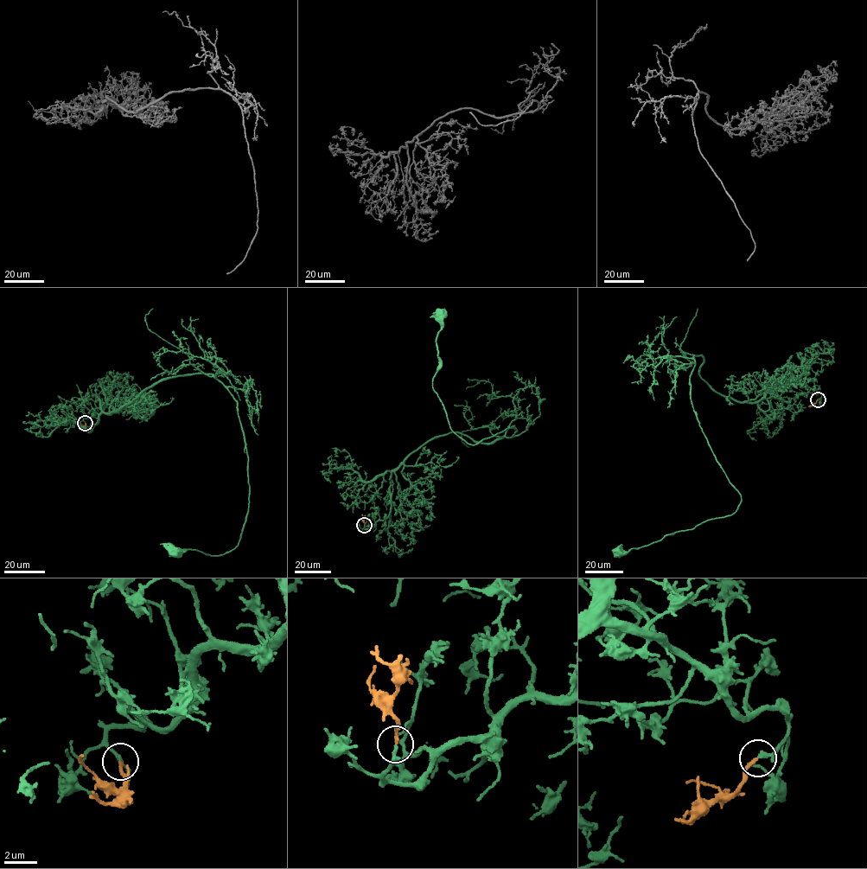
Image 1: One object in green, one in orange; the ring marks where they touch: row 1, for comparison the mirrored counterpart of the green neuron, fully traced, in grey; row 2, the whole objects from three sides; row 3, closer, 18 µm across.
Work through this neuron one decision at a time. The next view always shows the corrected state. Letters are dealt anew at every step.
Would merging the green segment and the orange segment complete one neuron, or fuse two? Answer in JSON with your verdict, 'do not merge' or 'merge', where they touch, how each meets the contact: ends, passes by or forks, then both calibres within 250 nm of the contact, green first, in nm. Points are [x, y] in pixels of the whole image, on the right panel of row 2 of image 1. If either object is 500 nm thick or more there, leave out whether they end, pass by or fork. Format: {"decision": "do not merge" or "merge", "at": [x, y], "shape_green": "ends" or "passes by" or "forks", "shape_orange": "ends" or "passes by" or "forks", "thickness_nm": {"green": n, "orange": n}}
{"decision": "merge", "at": [818, 399], "shape_green": "passes by", "shape_orange": "ends", "thickness_nm": {"green": 160, "orange": 180}}

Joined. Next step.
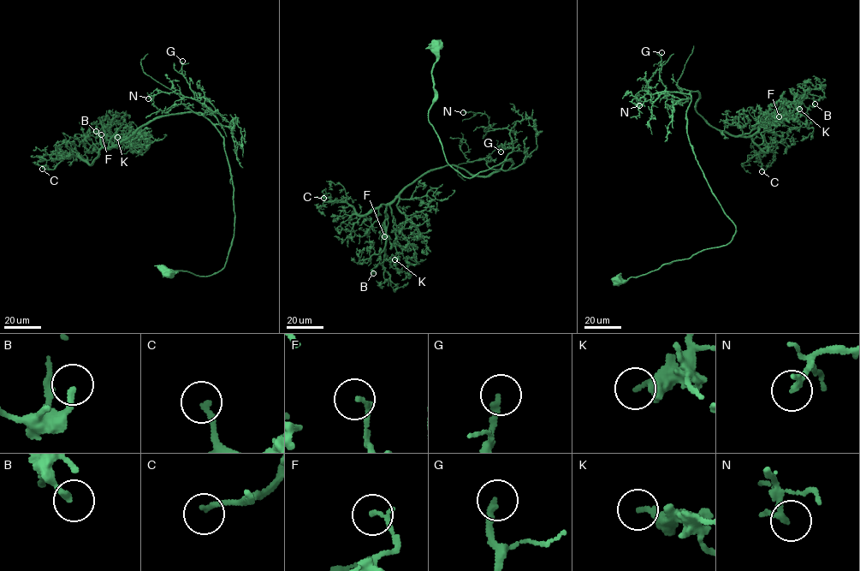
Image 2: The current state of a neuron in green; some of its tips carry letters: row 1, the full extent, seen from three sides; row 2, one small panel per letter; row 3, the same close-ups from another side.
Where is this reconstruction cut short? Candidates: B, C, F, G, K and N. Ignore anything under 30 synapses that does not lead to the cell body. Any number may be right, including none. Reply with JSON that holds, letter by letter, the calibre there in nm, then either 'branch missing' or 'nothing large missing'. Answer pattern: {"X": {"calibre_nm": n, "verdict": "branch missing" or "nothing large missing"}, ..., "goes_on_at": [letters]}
{"B": {"calibre_nm": 200, "verdict": "nothing large missing"}, "C": {"calibre_nm": 200, "verdict": "branch missing"}, "F": {"calibre_nm": 150, "verdict": "nothing large missing"}, "G": {"calibre_nm": 220, "verdict": "nothing large missing"}, "K": {"calibre_nm": 240, "verdict": "nothing large missing"}, "N": {"calibre_nm": 150, "verdict": "nothing large missing"}, "goes_on_at": ["C"]}

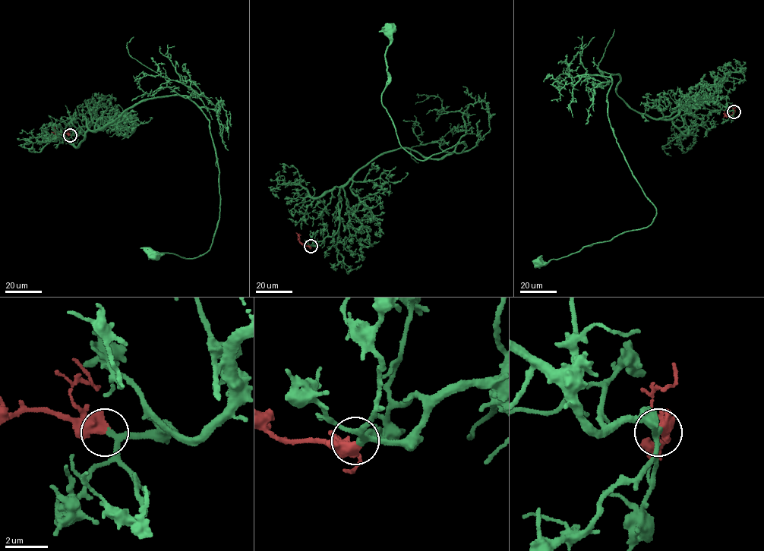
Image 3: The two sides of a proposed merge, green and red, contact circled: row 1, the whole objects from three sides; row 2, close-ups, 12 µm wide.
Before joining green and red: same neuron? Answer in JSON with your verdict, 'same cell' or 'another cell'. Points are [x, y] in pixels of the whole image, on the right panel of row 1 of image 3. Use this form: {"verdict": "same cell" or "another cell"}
{"verdict": "same cell"}

